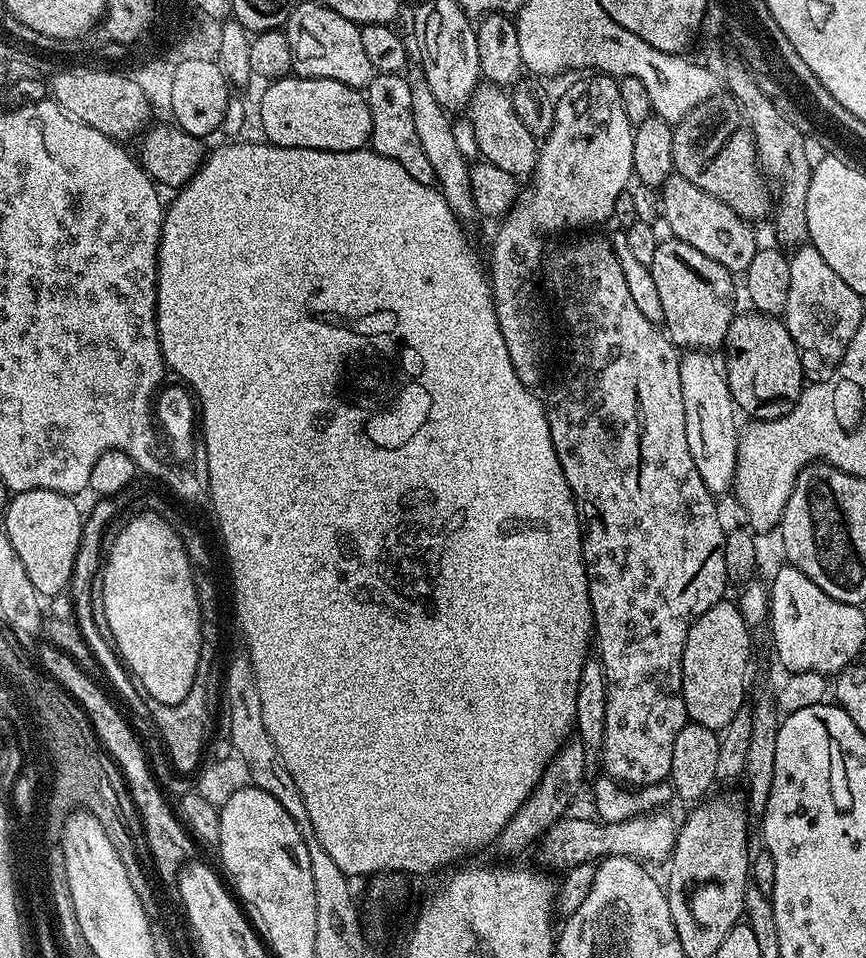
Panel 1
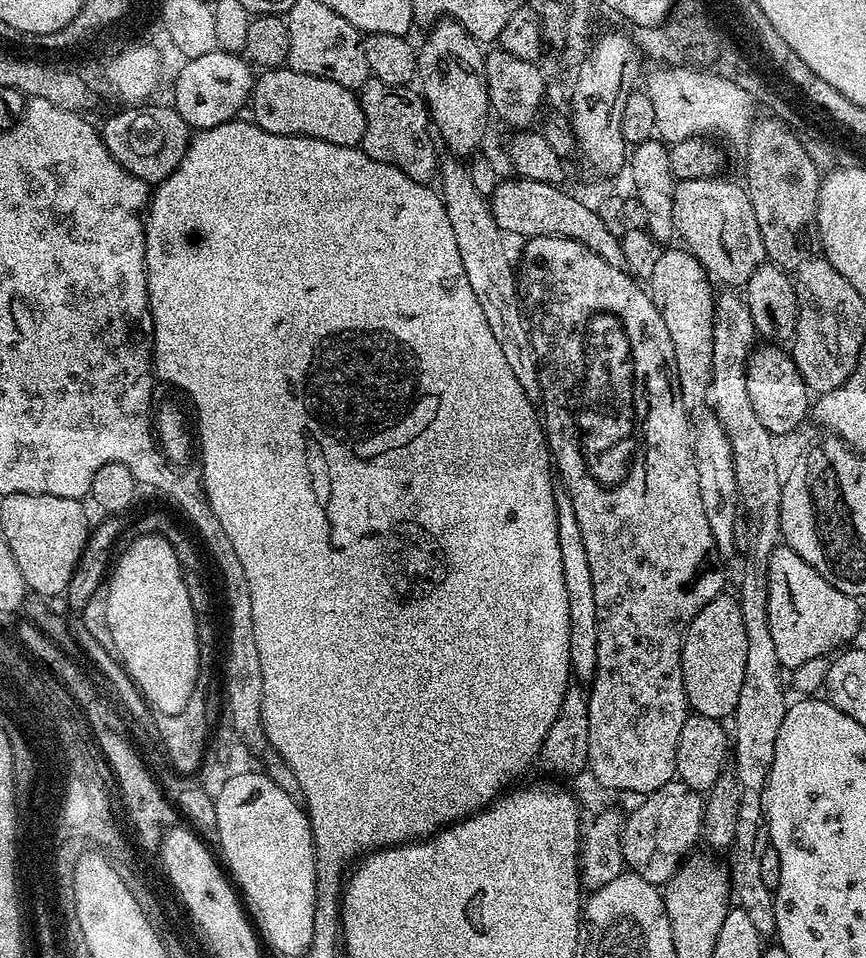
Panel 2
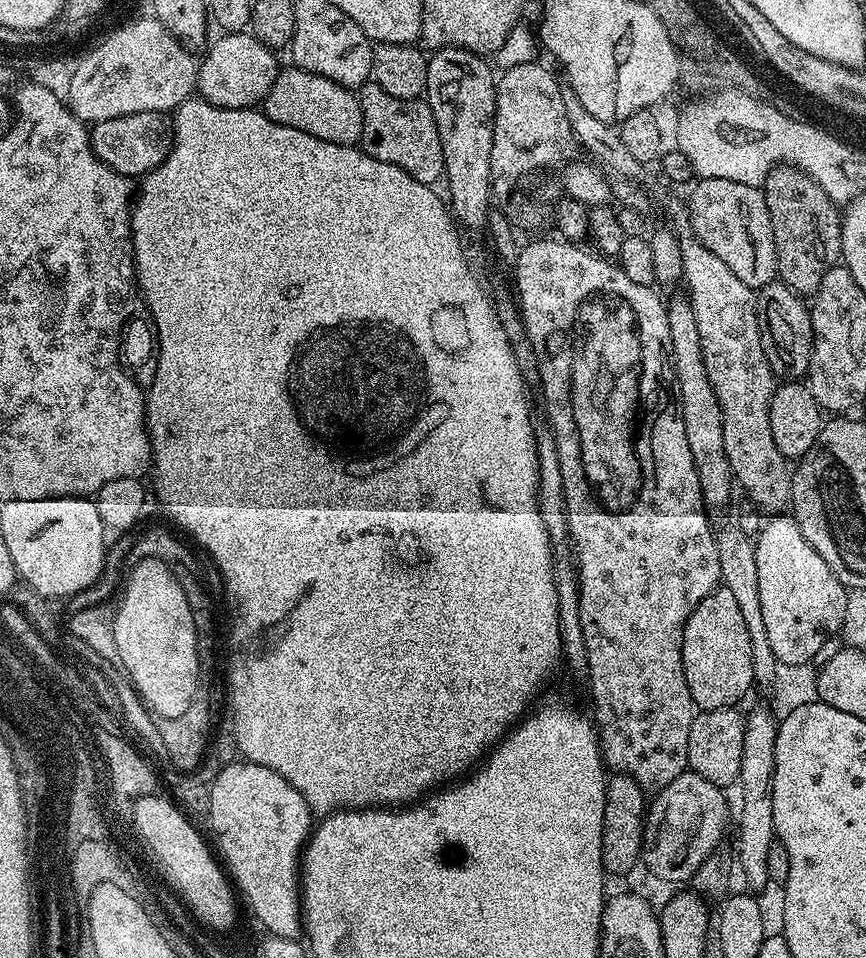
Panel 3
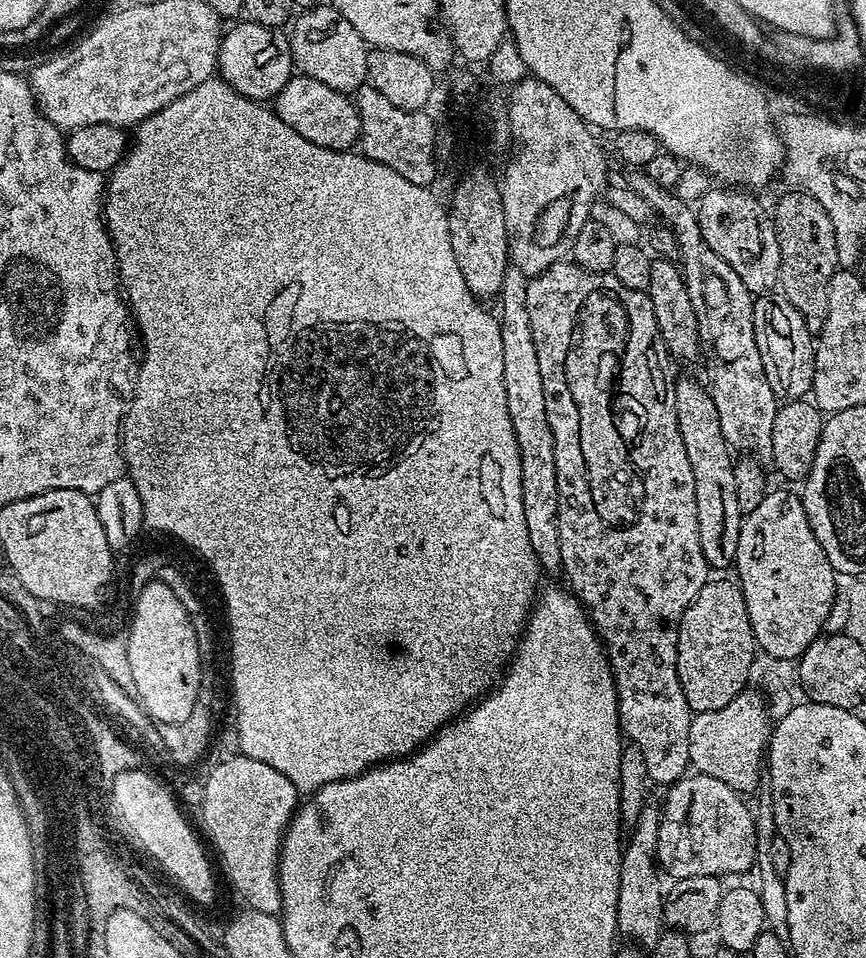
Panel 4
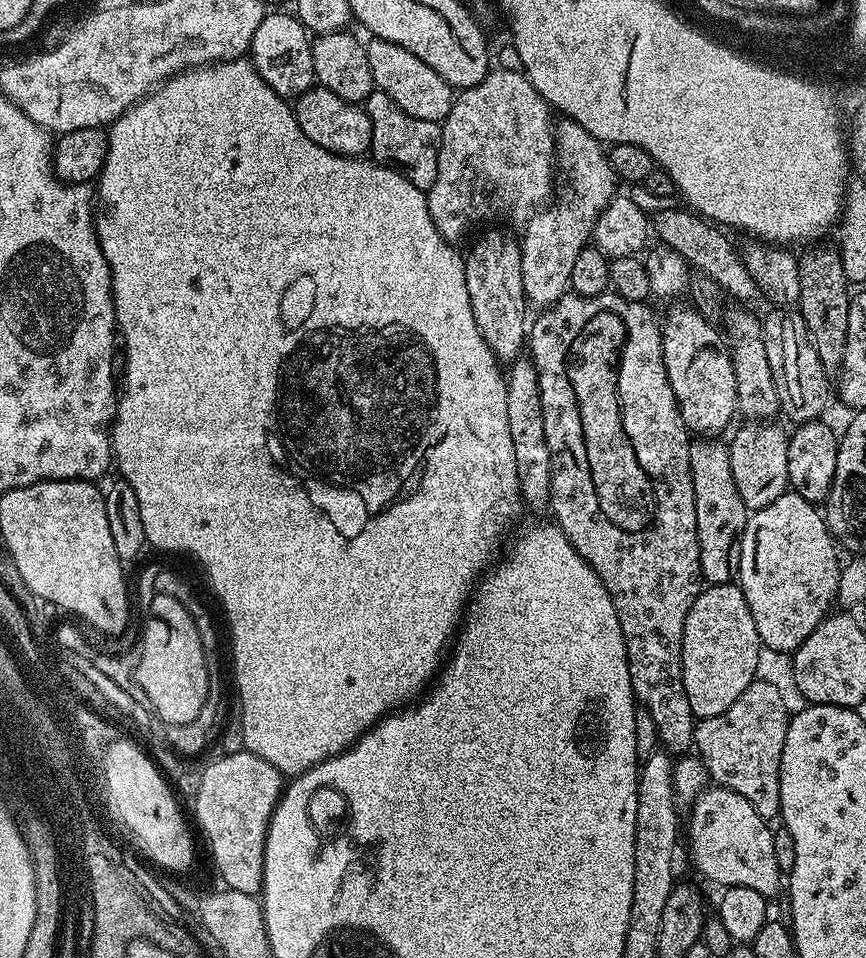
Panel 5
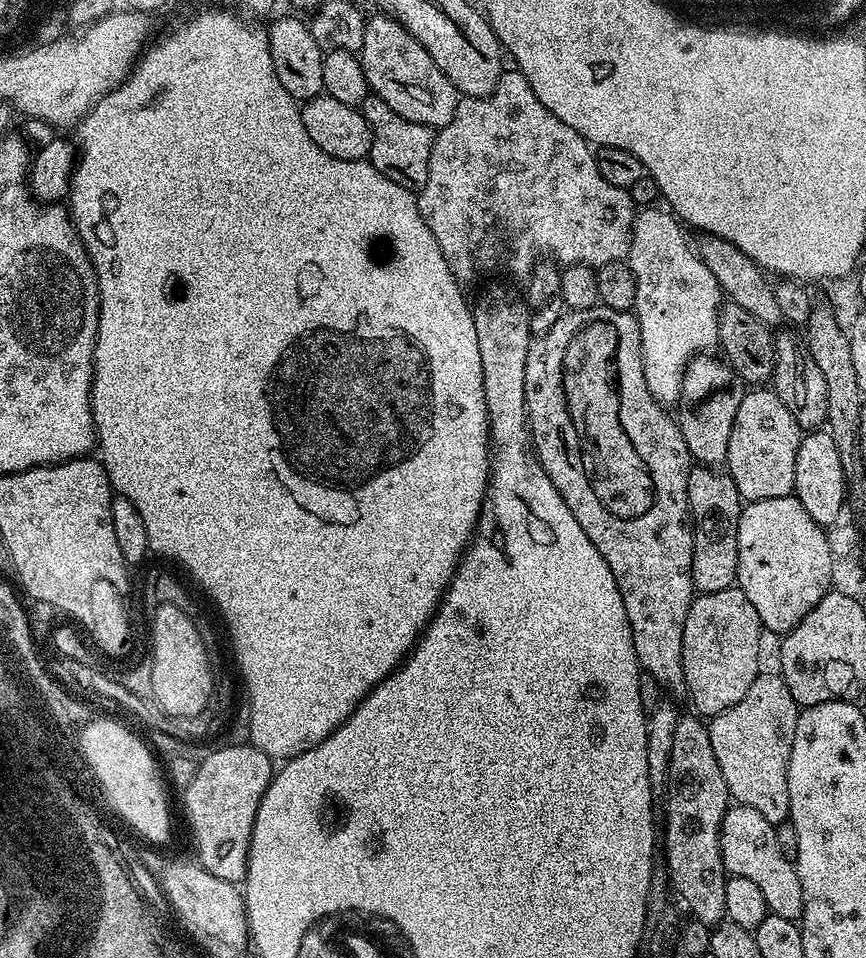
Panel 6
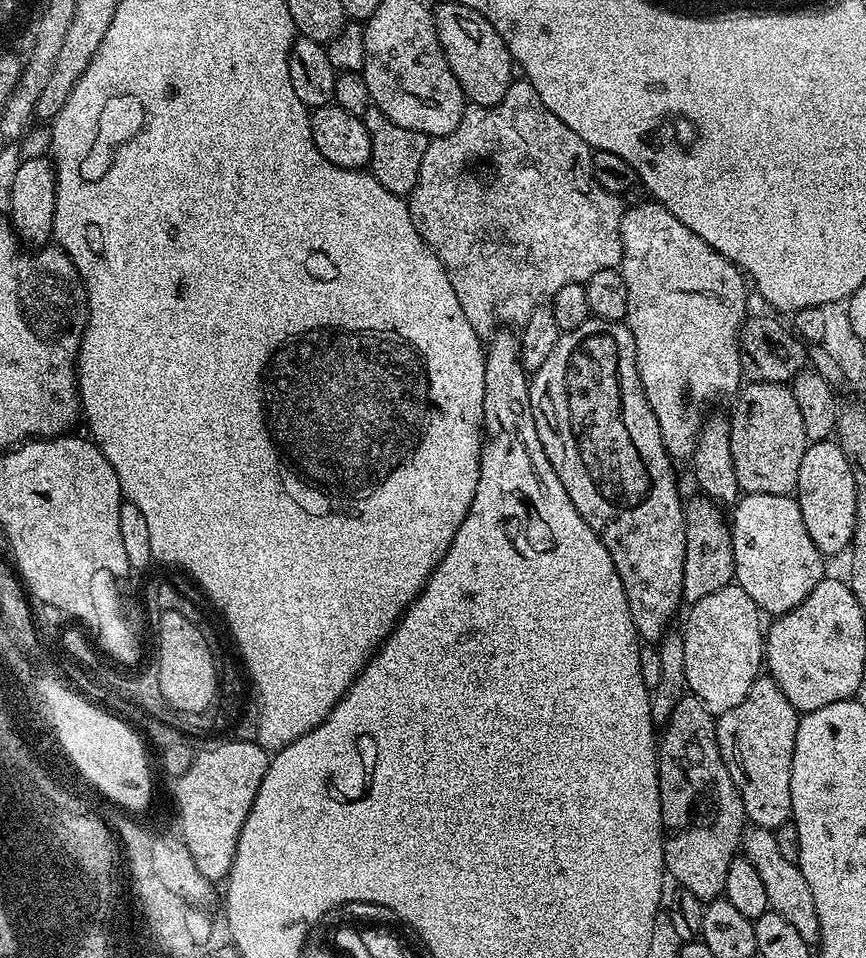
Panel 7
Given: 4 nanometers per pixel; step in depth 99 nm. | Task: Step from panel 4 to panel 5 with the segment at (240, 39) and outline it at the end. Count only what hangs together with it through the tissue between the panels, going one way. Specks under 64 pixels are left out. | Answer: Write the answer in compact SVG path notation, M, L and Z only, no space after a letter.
M269 11L254 30L250 59L256 72L275 92L285 98L295 98L316 84L312 40L310 33L291 11Z

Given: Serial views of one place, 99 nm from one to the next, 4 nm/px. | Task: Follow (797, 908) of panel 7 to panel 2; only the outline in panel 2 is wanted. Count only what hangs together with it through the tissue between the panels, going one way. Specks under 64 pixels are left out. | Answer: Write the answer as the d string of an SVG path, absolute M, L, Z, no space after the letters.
M673 778L669 784L647 793L641 800L644 801L632 813L627 813L624 828L621 830L621 848L624 863L636 875L646 878L646 882L663 886L680 869L681 864L688 859L690 853L695 849L692 847L696 843L698 845L701 843L704 830L705 797L690 786L686 786L679 778Z

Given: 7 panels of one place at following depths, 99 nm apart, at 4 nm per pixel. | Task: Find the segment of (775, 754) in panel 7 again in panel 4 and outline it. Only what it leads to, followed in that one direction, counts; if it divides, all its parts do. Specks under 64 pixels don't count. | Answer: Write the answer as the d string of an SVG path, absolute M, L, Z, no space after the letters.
M749 686L738 694L738 698L734 698L734 702L730 702L730 706L722 706L722 710L706 710L705 712L697 712L690 722L690 764L693 769L701 776L709 776L710 778L718 778L718 782L726 782L726 786L730 786L735 792L741 794L749 794L760 784L760 772L762 776L762 765L766 760L766 749L770 744L770 711L769 705L766 703L766 696L763 691L755 692L755 687Z

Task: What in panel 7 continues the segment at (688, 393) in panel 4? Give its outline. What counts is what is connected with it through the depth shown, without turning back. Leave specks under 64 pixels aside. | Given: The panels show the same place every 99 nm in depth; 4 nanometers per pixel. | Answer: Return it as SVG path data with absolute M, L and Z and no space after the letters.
M696 494L684 505L686 526L686 554L684 555L684 577L682 578L683 599L689 605L698 603L706 594L722 590L733 583L736 575L732 530L726 519L726 512L717 501L709 500L703 494Z

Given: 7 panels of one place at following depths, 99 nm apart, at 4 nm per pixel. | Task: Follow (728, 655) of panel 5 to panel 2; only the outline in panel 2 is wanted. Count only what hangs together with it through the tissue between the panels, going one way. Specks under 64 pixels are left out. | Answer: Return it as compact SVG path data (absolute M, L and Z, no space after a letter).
M721 594L706 602L690 622L682 650L682 682L688 707L697 716L723 721L738 706L746 671L746 629L735 595Z

